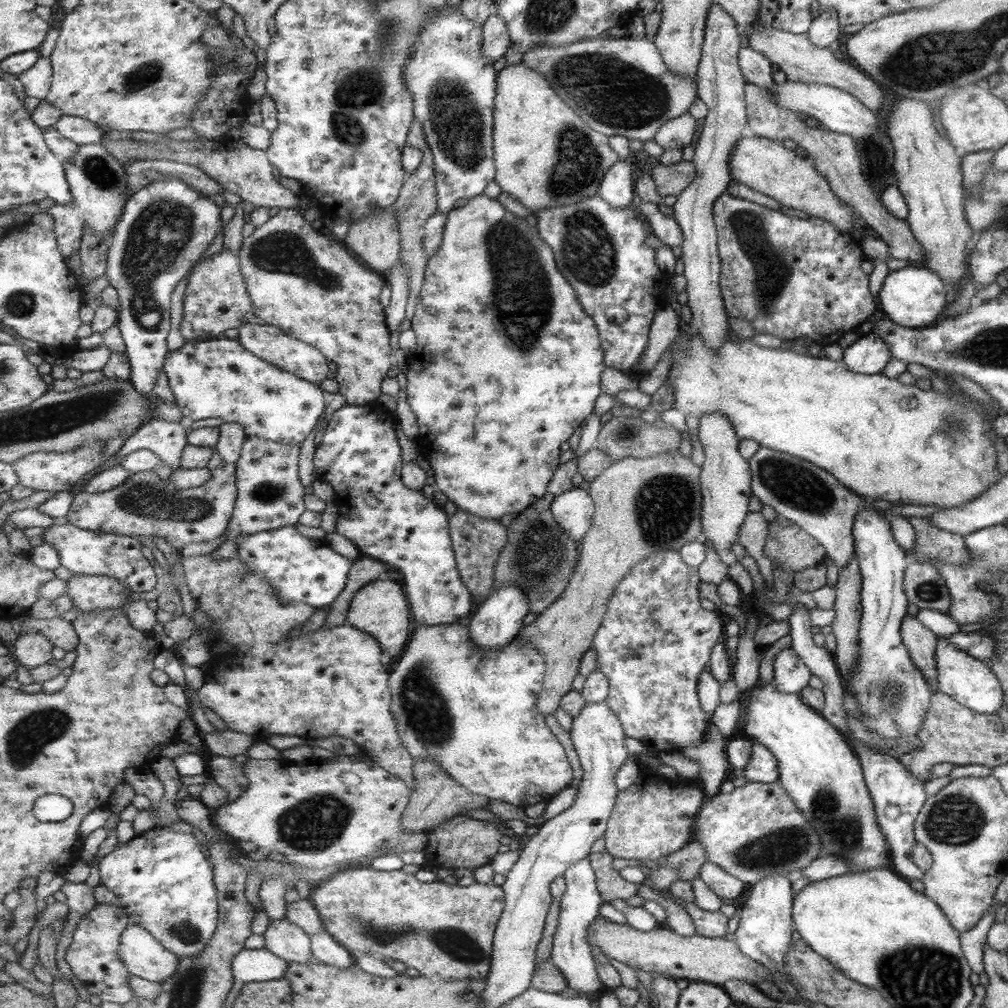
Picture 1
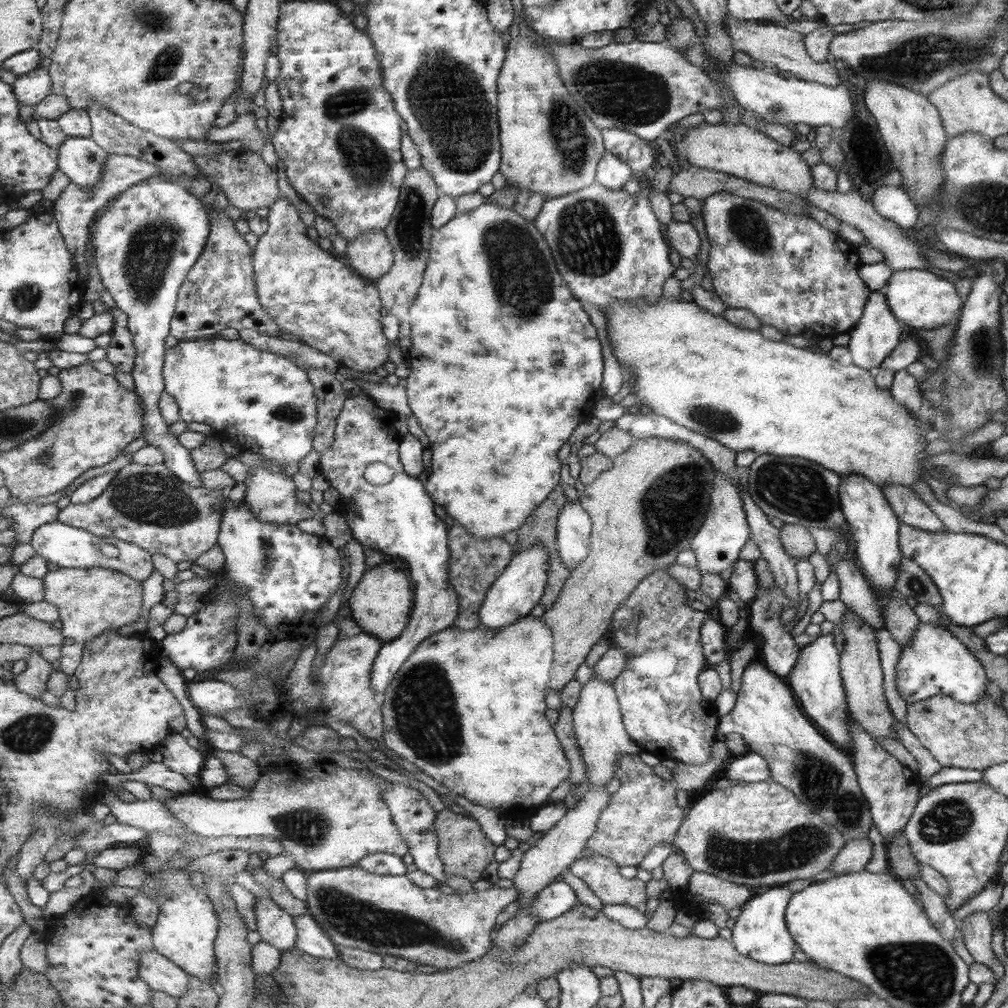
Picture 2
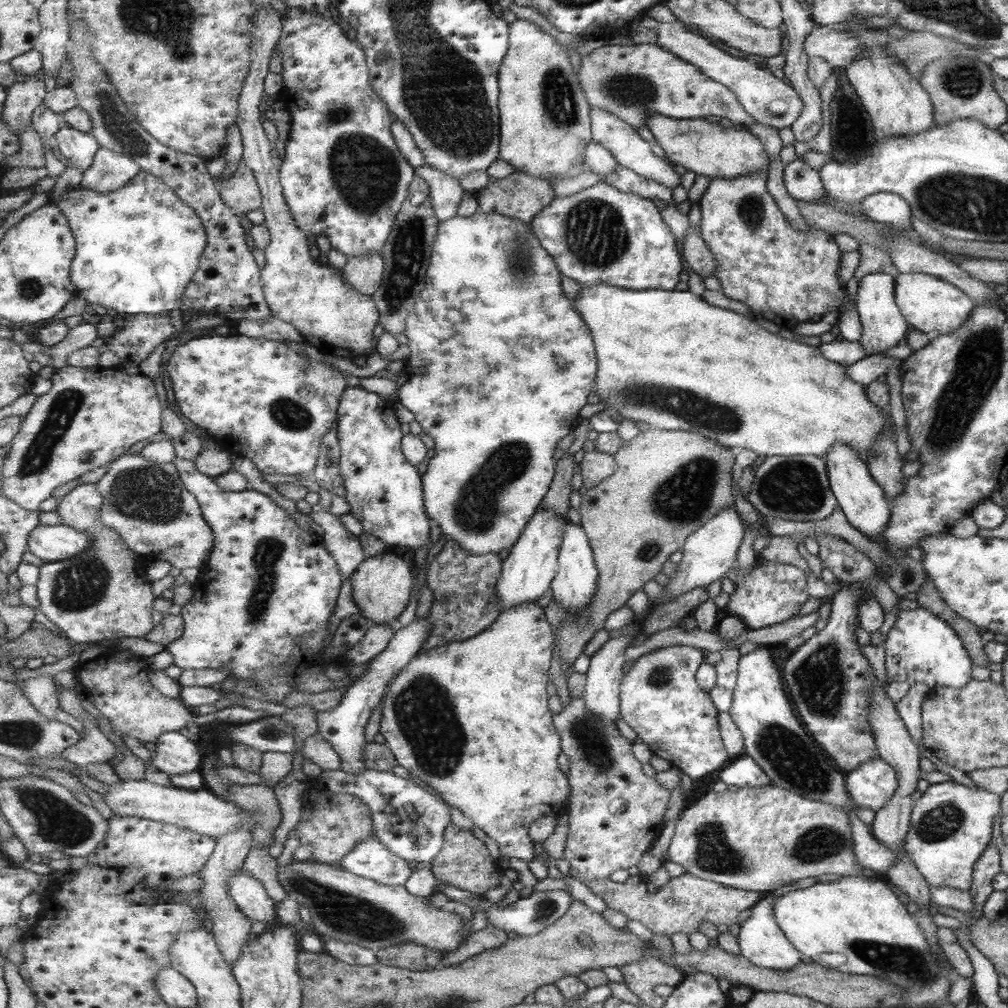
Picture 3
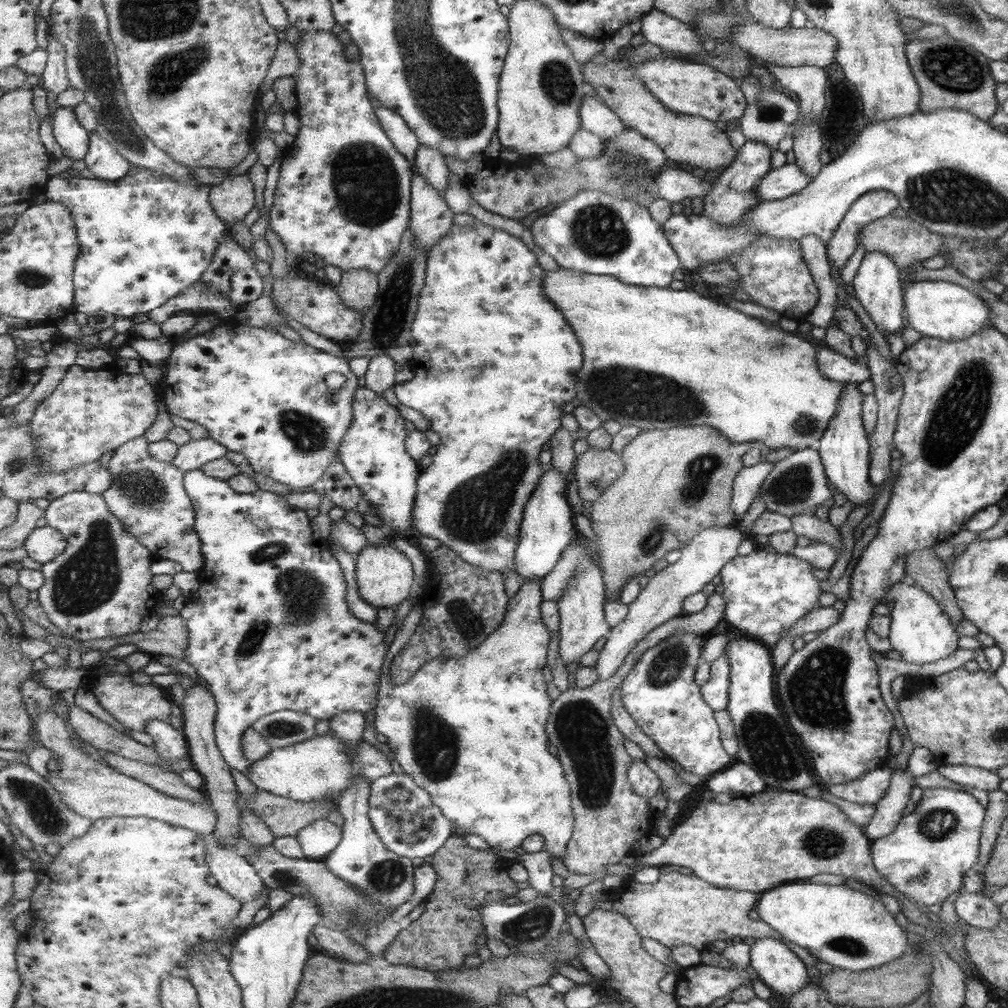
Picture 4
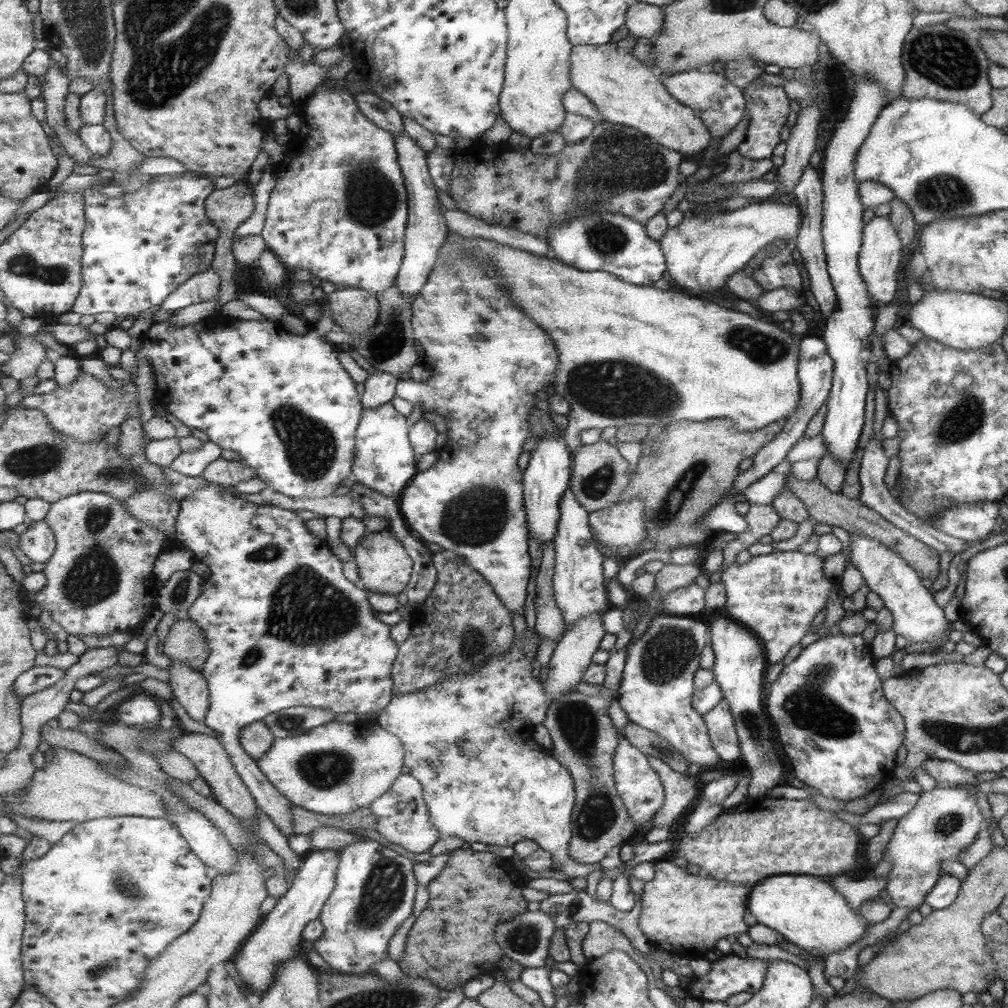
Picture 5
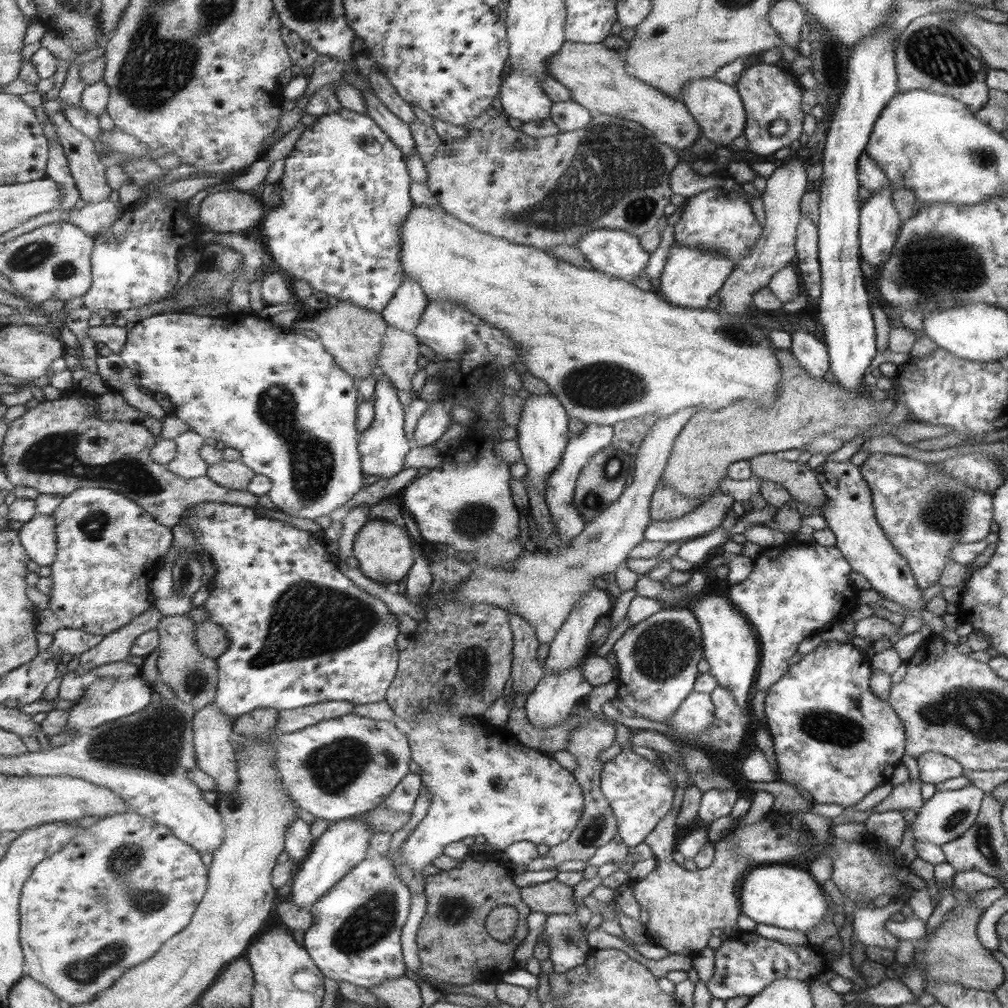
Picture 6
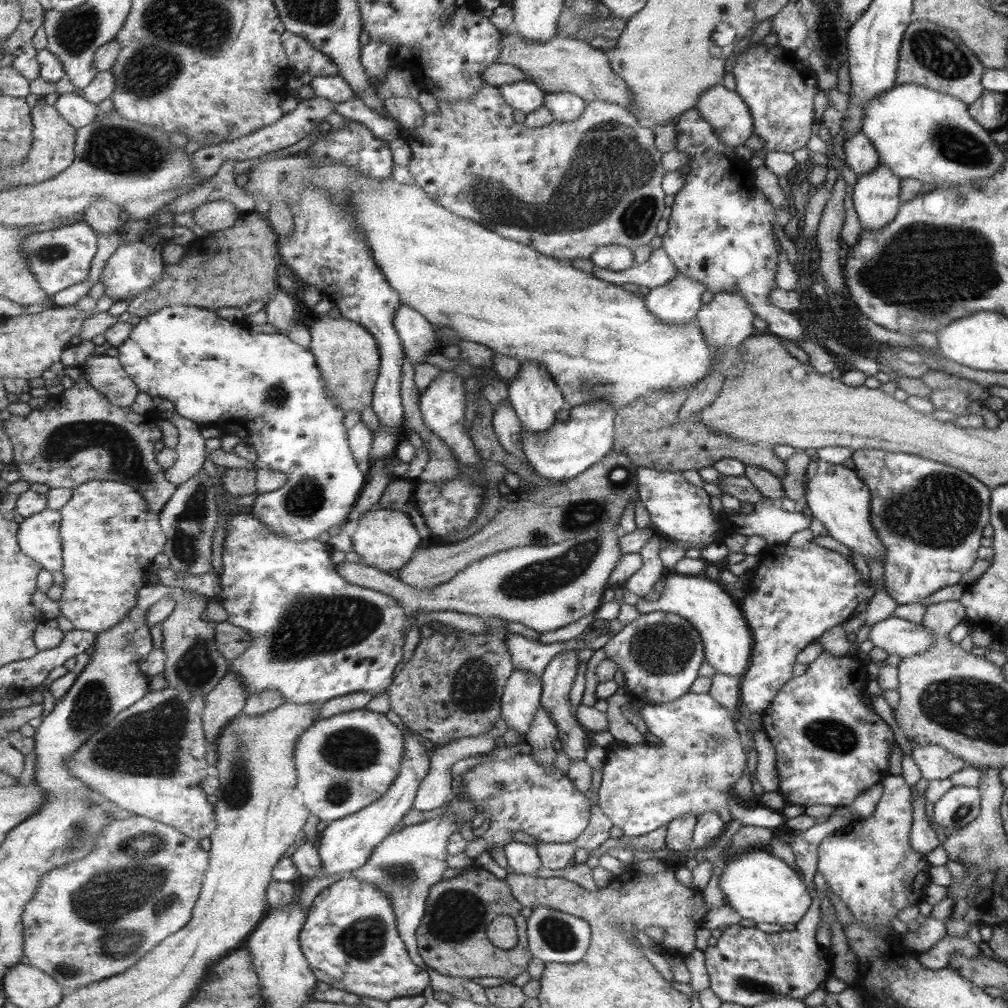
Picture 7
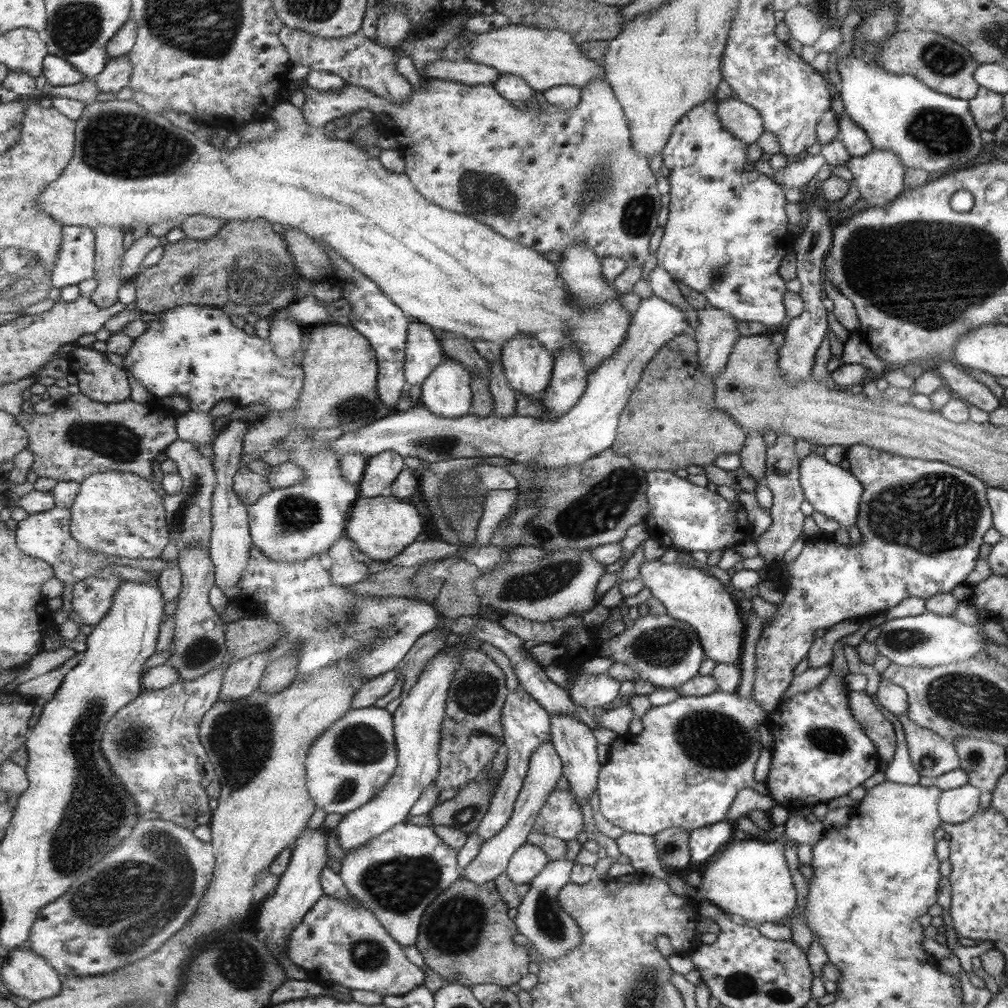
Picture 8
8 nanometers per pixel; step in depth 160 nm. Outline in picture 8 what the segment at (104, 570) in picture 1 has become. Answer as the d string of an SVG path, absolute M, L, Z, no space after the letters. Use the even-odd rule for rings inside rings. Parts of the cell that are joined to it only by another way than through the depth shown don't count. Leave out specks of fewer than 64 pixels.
M56 507L45 513L30 514L22 520L18 526L16 535L18 538L18 547L27 554L35 558L43 559L56 570L56 578L64 584L75 585L86 578L89 578L94 572L105 568L106 566L126 565L133 568L139 568L145 571L155 571L161 573L166 565L161 558L125 558L109 557L101 553L92 553L88 551L75 537L71 530L71 509Z

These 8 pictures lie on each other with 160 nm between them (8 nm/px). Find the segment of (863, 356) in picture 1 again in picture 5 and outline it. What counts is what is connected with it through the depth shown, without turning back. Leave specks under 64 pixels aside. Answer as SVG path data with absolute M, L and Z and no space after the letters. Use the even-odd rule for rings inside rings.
M873 216L863 226L862 249L859 250L859 270L868 291L878 306L885 306L895 298L899 270L903 261L902 240L890 218Z

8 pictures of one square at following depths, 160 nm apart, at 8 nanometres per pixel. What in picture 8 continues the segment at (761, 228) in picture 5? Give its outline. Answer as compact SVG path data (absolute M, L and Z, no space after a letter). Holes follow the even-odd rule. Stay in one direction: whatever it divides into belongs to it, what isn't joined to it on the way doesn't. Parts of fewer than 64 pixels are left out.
M655 295L640 299L616 353L610 359L605 359L599 370L590 374L589 385L579 405L565 417L553 422L518 415L507 419L495 414L479 418L471 413L463 418L443 418L433 414L427 406L417 406L411 411L397 412L376 420L361 430L343 434L328 444L338 460L342 460L346 454L360 454L369 460L383 452L392 451L404 457L422 458L429 463L451 458L503 456L510 461L537 464L545 469L579 464L613 448L618 438L619 416L638 385L643 368L660 346L681 331L688 332L682 310L677 310Z

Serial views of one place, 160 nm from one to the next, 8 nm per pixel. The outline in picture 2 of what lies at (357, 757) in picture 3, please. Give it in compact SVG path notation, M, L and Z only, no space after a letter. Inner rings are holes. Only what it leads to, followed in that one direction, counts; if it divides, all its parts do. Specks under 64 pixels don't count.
M366 394L351 396L345 402L345 407L338 419L333 447L325 454L321 454L319 473L329 480L331 486L342 494L344 508L341 510L349 524L353 538L361 545L375 547L378 551L391 557L399 557L408 563L410 577L415 579L415 608L408 627L393 641L384 644L374 668L372 670L371 688L378 696L384 696L390 688L397 673L403 668L415 651L423 645L429 637L438 632L451 628L455 618L459 617L460 600L454 588L450 585L448 564L451 551L449 548L449 531L447 524L437 518L433 498L426 491L426 486L416 476L411 476L402 463L400 457L400 436L395 432L393 422L398 414L385 411ZM382 462L394 470L393 480L386 485L374 485L367 482L365 471L370 464Z

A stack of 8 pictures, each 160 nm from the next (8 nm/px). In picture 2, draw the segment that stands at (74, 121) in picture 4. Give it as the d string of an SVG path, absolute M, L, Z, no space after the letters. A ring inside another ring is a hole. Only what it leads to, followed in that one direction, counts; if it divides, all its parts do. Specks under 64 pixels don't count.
M67 137L60 146L59 170L63 172L71 182L84 187L92 187L101 176L108 156L107 152L92 137Z

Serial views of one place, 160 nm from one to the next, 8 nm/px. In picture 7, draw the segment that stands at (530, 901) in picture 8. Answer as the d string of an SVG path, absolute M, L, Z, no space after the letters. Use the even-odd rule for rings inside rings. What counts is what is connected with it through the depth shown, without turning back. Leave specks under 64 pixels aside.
M539 906L533 909L528 918L528 935L531 938L531 952L546 964L550 962L575 964L587 954L592 943L593 929L589 922L555 910L551 906Z

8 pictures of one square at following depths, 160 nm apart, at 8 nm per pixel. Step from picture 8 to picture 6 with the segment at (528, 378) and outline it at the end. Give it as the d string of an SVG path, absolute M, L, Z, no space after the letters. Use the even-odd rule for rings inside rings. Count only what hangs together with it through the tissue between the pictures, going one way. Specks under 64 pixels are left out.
M531 394L525 400L523 419L518 424L518 444L521 448L527 475L524 476L526 486L535 487L540 493L546 494L546 478L560 463L563 453L571 442L570 415L566 407L553 394Z

